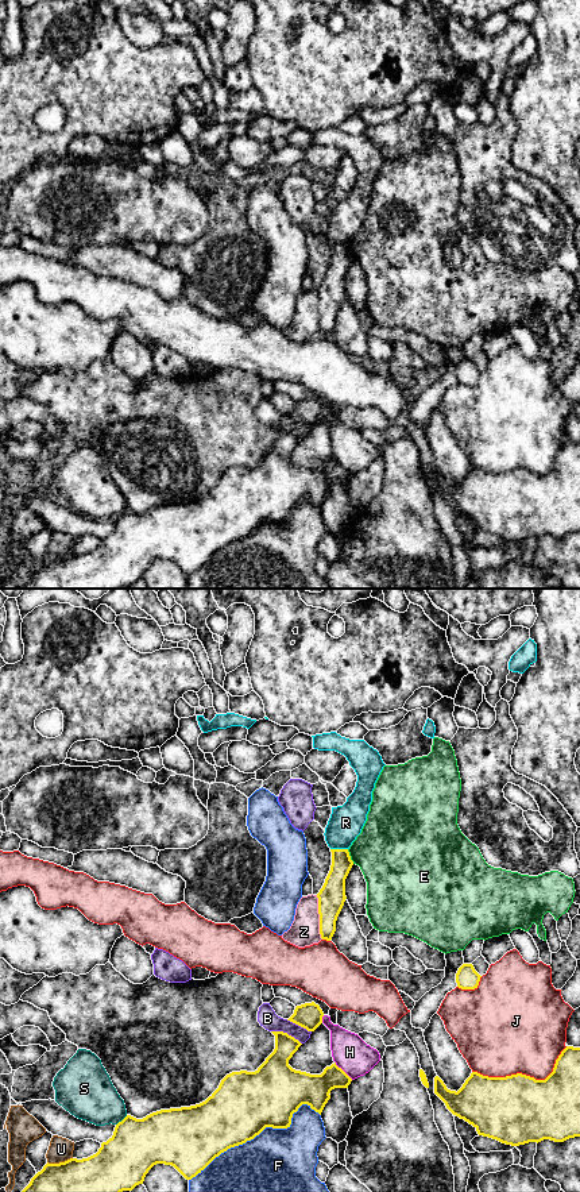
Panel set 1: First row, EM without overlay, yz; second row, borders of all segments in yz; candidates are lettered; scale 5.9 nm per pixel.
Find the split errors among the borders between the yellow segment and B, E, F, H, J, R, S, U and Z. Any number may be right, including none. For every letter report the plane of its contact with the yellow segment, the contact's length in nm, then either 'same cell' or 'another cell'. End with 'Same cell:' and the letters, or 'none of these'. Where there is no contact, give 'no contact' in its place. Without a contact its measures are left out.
B: meets yellow in yz; contact 200 nm long; another cell
E: meets yellow in yz; contact 100 nm long; another cell
F: meets yellow in yz; contact 850 nm long; another cell
H: meets yellow in yz; contact 160 nm long; another cell
J: meets yellow in yz; contact 600 nm long; another cell
R: meets yellow in yz; contact 100 nm long; another cell
S: meets yellow in yz; contact 90 nm long; another cell
U: meets yellow in yz; contact 160 nm long; another cell
Z: meets yellow in yz; contact 260 nm long; another cell
Same cell: none of these

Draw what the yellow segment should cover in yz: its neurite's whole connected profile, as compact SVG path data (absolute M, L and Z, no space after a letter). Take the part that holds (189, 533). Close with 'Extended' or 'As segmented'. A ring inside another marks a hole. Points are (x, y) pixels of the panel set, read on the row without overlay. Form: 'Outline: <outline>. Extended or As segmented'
Outline: M271 428L275 431L275 444L255 467L227 470L219 483L200 499L161 505L143 514L127 510L96 549L59 559L47 558L20 589L121 589L143 579L156 559L171 560L186 575L192 575L221 548L254 535L266 522L290 522L293 509L302 499L321 510L330 486L348 483L352 474L336 458L321 470L293 464L289 455L302 439L287 428Z. As segmented

